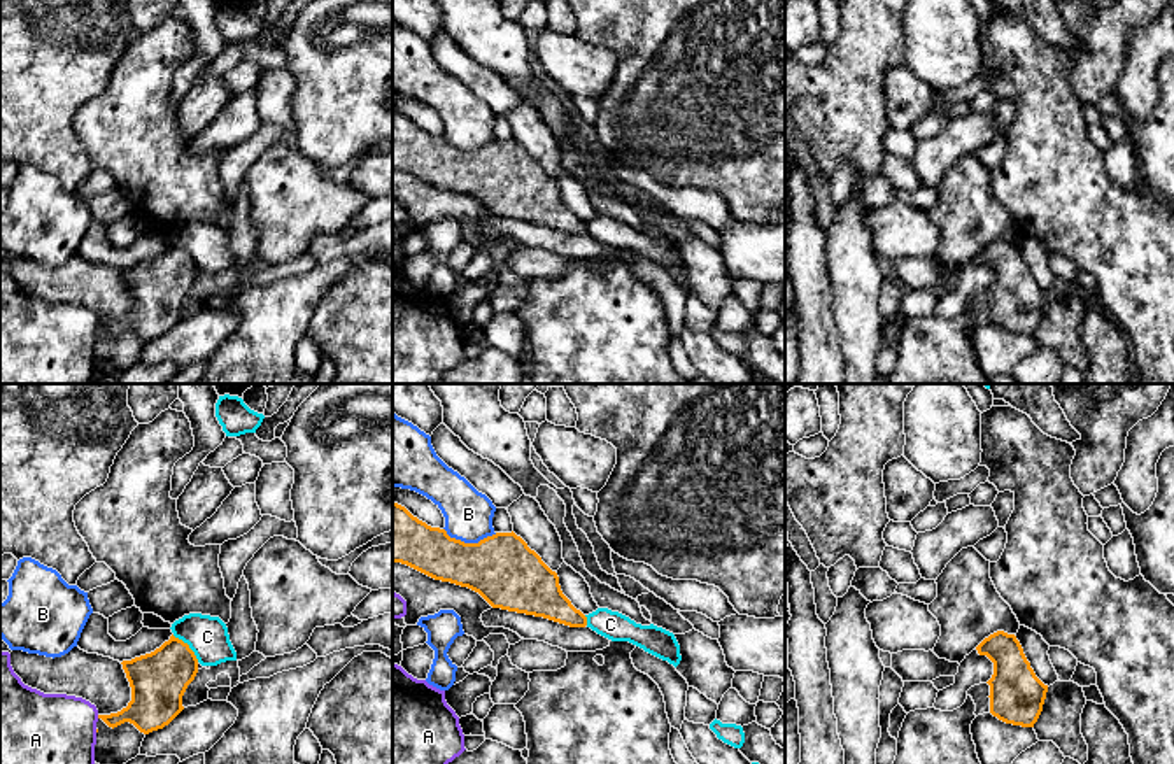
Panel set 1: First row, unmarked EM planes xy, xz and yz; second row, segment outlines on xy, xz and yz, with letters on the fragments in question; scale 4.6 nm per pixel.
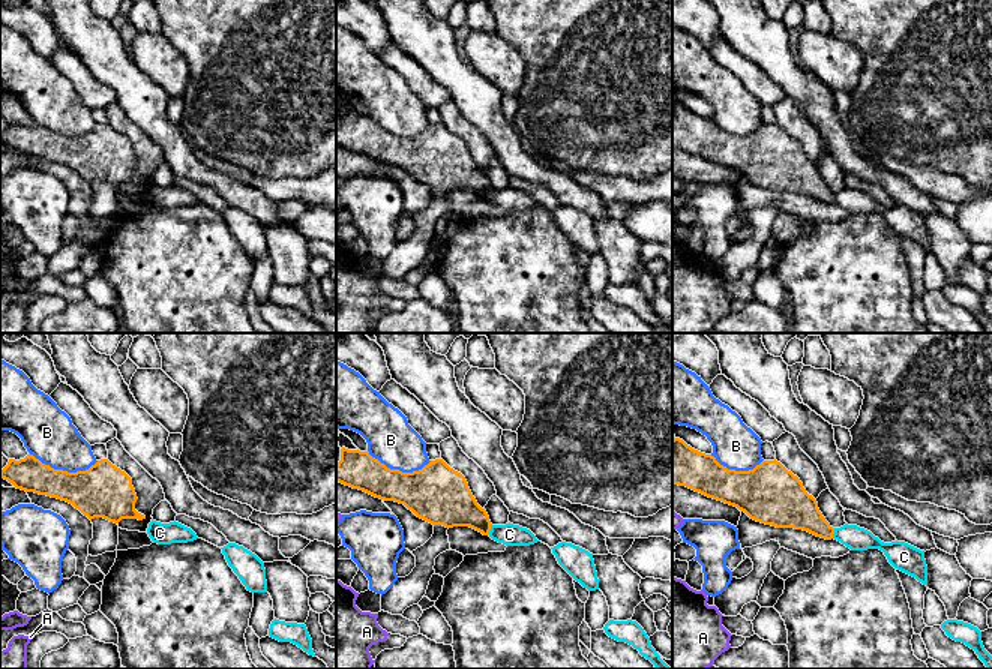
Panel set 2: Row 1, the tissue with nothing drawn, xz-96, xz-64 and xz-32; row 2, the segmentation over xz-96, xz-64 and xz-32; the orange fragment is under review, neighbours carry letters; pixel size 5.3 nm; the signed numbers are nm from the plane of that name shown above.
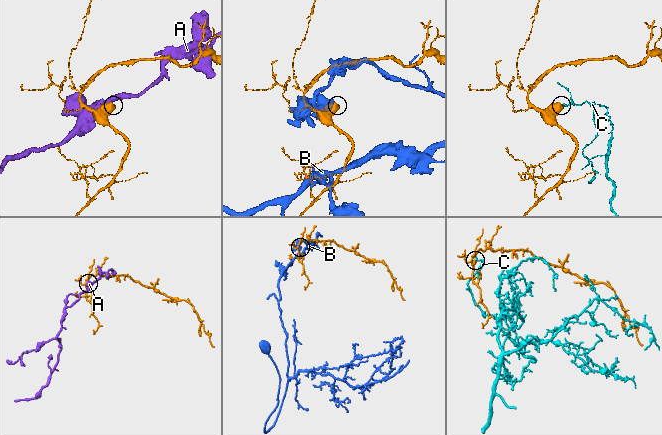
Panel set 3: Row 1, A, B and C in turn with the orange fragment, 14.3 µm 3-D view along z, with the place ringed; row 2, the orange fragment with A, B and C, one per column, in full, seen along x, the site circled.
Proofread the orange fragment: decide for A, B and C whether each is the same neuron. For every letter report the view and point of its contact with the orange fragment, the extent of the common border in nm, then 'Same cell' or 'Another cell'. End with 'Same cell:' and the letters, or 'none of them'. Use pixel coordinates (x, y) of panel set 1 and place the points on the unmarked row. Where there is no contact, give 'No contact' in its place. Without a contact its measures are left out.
A: No contact. Another cell
B: Touches orange at xz (470, 151). Shared border 240 nm. Another cell
C: Touches orange at xy (188, 253). Shared border 180 nm. Another cell
Same cell: none of them

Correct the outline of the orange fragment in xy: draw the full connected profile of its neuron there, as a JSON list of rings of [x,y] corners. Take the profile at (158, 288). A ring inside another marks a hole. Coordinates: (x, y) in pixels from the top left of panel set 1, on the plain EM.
[[[172,242],[154,259],[121,272],[131,308],[117,321],[98,322],[109,335],[130,329],[149,342],[168,333],[184,317],[182,303],[198,280],[198,266],[187,251]]]

